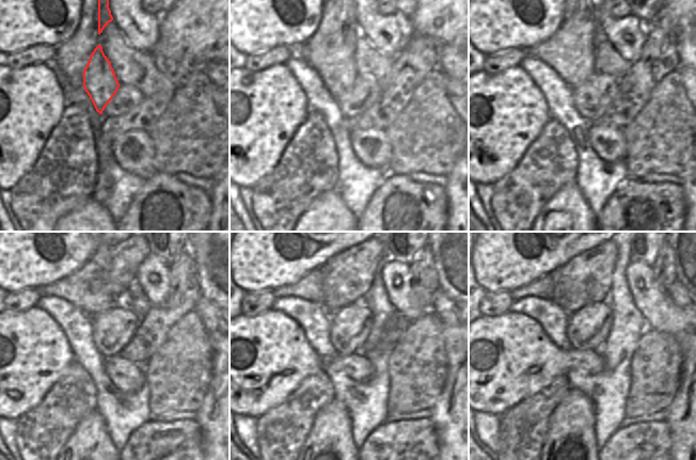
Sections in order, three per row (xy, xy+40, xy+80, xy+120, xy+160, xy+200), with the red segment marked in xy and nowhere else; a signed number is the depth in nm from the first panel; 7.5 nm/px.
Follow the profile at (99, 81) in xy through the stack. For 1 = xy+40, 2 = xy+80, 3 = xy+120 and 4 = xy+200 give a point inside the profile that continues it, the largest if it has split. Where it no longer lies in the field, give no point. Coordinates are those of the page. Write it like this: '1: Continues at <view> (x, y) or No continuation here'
1: Continues at xy+40 (334, 60)
2: Continues at xy+80 (570, 50)
3: Continues at xy+120 (75, 288)
4: Continues at xy+200 (542, 288)

